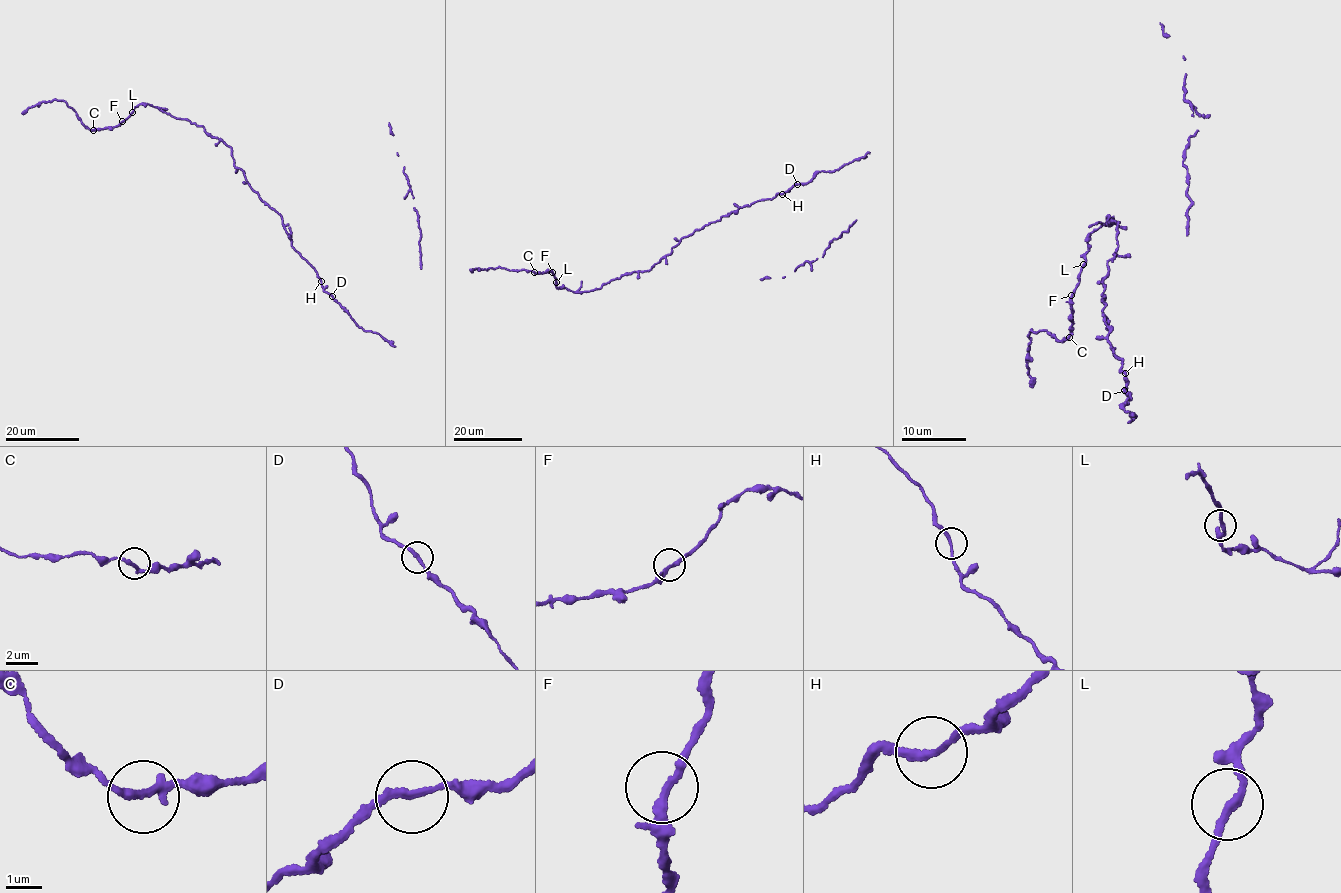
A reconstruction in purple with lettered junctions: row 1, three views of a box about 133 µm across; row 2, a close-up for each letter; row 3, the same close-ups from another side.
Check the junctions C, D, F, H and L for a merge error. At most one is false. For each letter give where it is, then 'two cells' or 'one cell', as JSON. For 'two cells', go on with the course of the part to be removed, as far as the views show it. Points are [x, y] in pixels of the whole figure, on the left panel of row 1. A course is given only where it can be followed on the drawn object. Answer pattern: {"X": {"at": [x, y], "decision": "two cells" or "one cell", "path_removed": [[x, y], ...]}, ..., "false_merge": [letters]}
{"C": {"at": [93, 130], "decision": "one cell"}, "D": {"at": [332, 296], "decision": "one cell"}, "F": {"at": [122, 121], "decision": "one cell"}, "H": {"at": [321, 281], "decision": "one cell"}, "L": {"at": [132, 112], "decision": "one cell"}, "false_merge": []}

